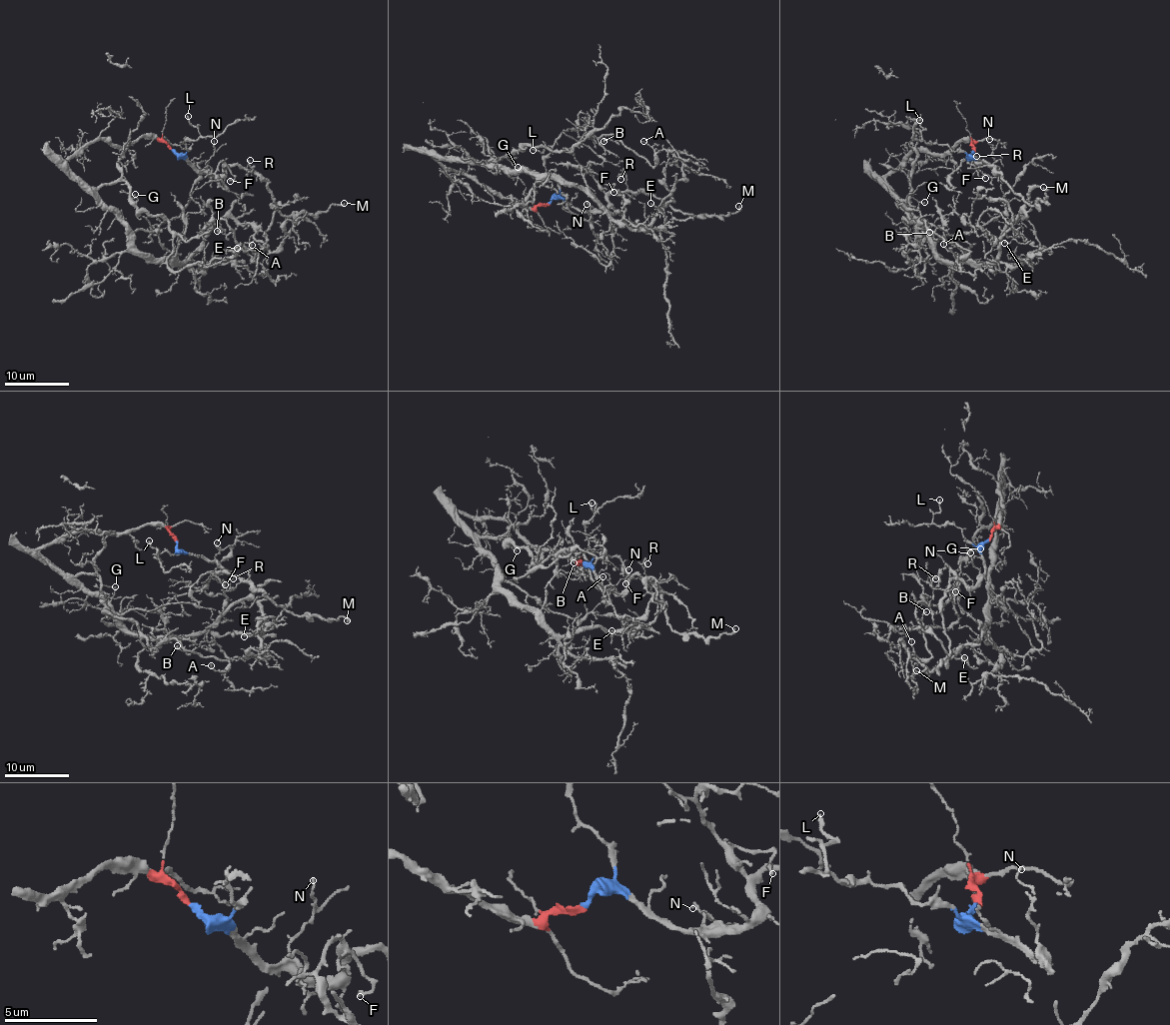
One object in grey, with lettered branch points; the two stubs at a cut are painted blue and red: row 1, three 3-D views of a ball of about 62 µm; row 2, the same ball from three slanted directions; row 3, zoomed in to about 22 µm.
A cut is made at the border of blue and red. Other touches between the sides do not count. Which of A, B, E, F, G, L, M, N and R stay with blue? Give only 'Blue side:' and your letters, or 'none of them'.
Blue side: F, L, M, N, R

